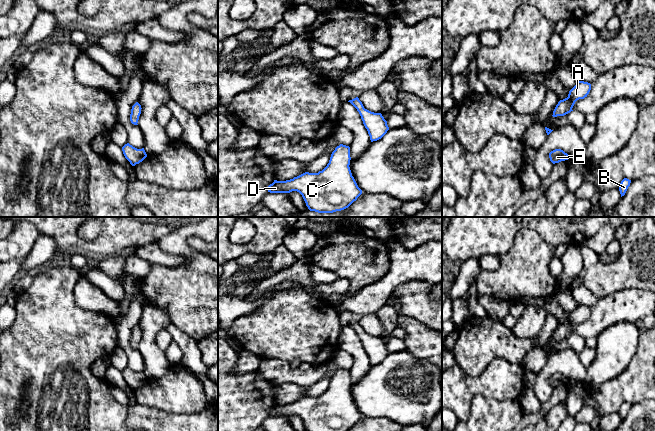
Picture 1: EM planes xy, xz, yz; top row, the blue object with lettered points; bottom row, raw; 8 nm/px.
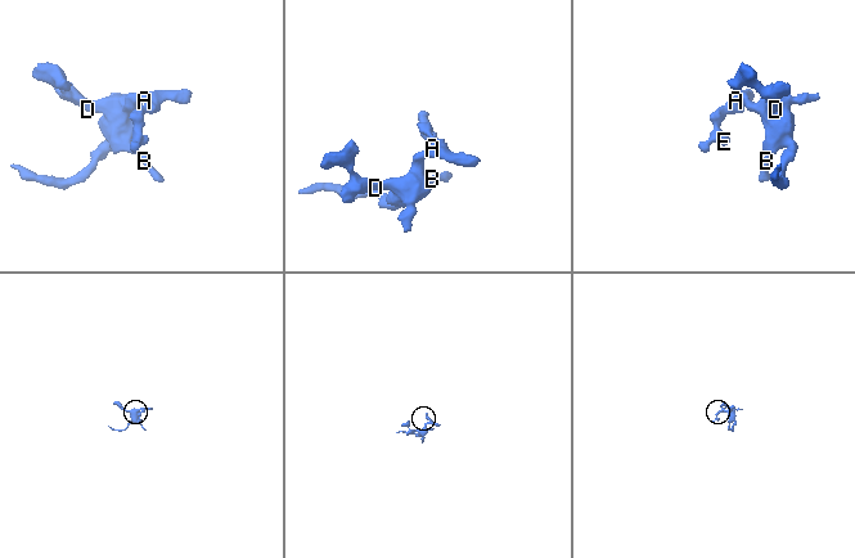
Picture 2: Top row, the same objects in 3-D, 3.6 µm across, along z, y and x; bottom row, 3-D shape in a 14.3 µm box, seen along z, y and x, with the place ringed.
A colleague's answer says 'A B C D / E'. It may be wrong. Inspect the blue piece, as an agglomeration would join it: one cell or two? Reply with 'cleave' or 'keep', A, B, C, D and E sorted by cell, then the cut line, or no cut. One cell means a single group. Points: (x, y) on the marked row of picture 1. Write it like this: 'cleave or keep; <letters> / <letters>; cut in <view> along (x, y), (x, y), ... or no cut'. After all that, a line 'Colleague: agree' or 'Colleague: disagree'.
keep; A B C D E; no cut
Colleague: disagree

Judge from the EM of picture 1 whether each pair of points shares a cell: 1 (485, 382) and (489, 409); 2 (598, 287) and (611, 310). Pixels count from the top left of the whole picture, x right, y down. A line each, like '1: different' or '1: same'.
1: different
2: different

